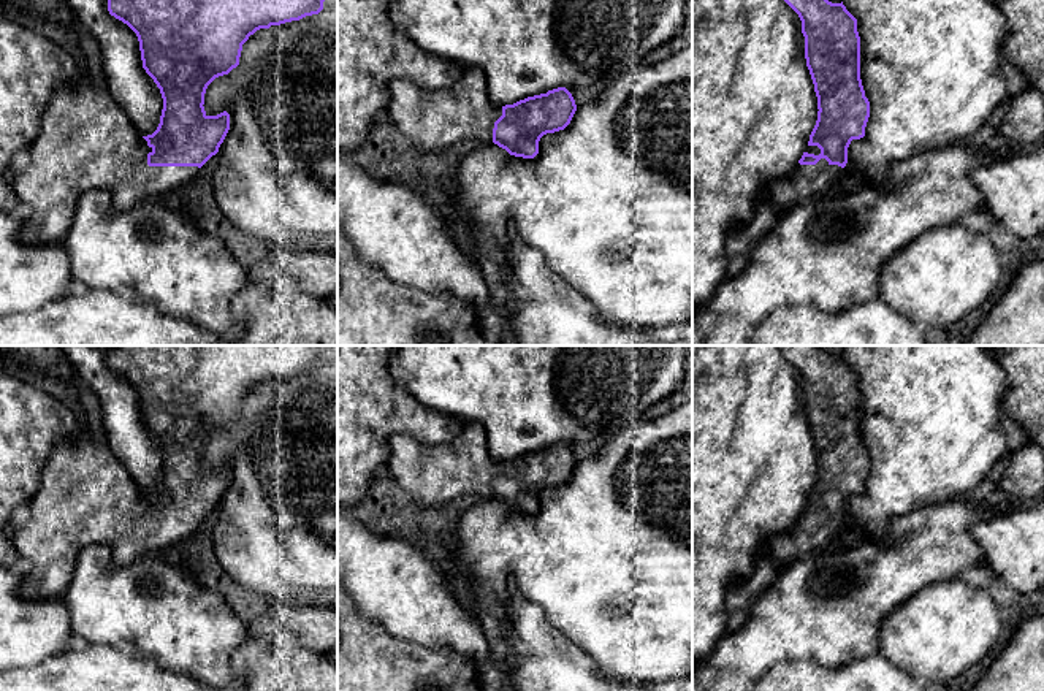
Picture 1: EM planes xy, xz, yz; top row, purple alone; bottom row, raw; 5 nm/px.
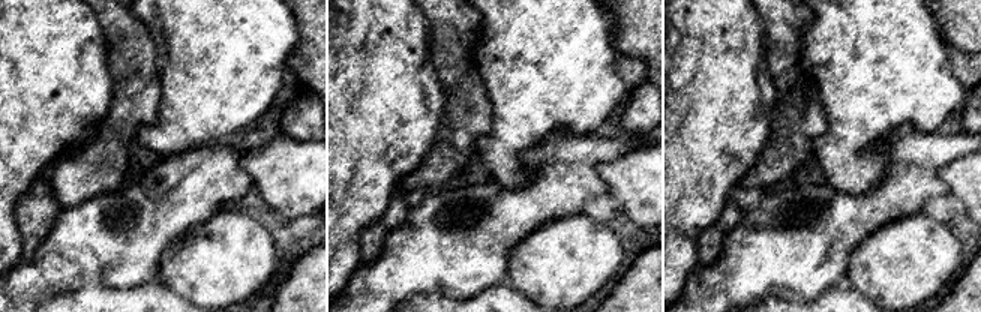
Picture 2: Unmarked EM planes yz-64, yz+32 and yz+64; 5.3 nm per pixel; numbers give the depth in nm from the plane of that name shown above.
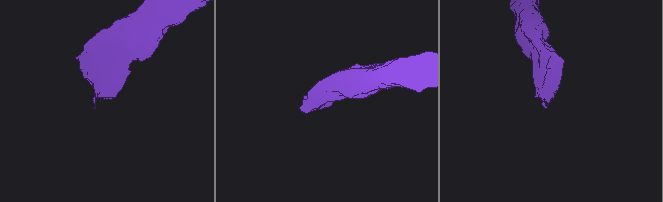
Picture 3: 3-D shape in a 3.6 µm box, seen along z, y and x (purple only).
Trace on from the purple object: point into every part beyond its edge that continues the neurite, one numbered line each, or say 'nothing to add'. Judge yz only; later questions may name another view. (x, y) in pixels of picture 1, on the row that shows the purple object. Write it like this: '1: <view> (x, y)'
1: yz (803, 183)

